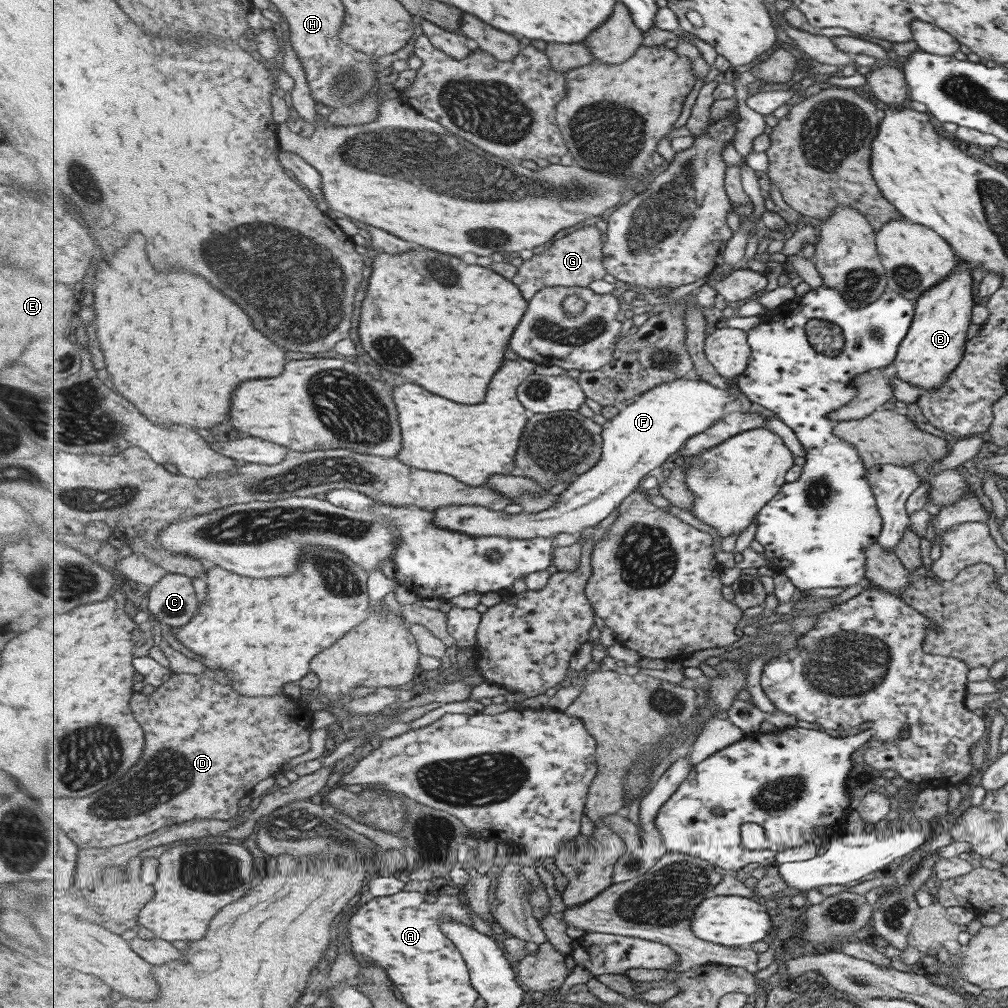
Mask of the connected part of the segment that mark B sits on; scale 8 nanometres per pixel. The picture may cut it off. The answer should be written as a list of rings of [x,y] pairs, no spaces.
[[[957,261],[957,268],[941,282],[924,290],[914,302],[912,321],[903,340],[897,348],[891,369],[895,377],[911,383],[921,392],[941,386],[950,372],[959,364],[970,324],[972,268]]]

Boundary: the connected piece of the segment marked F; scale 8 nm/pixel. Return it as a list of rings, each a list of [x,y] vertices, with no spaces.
[[[692,375],[644,392],[603,425],[604,443],[600,461],[561,492],[554,506],[537,515],[524,511],[511,515],[483,505],[453,504],[433,509],[434,521],[440,527],[478,537],[506,536],[523,540],[551,537],[555,540],[561,532],[578,537],[585,528],[595,528],[609,514],[613,514],[639,488],[651,470],[659,468],[675,452],[680,452],[692,436],[715,426],[724,417],[725,406],[737,398],[736,387],[739,388],[732,384],[731,390],[723,390]]]

